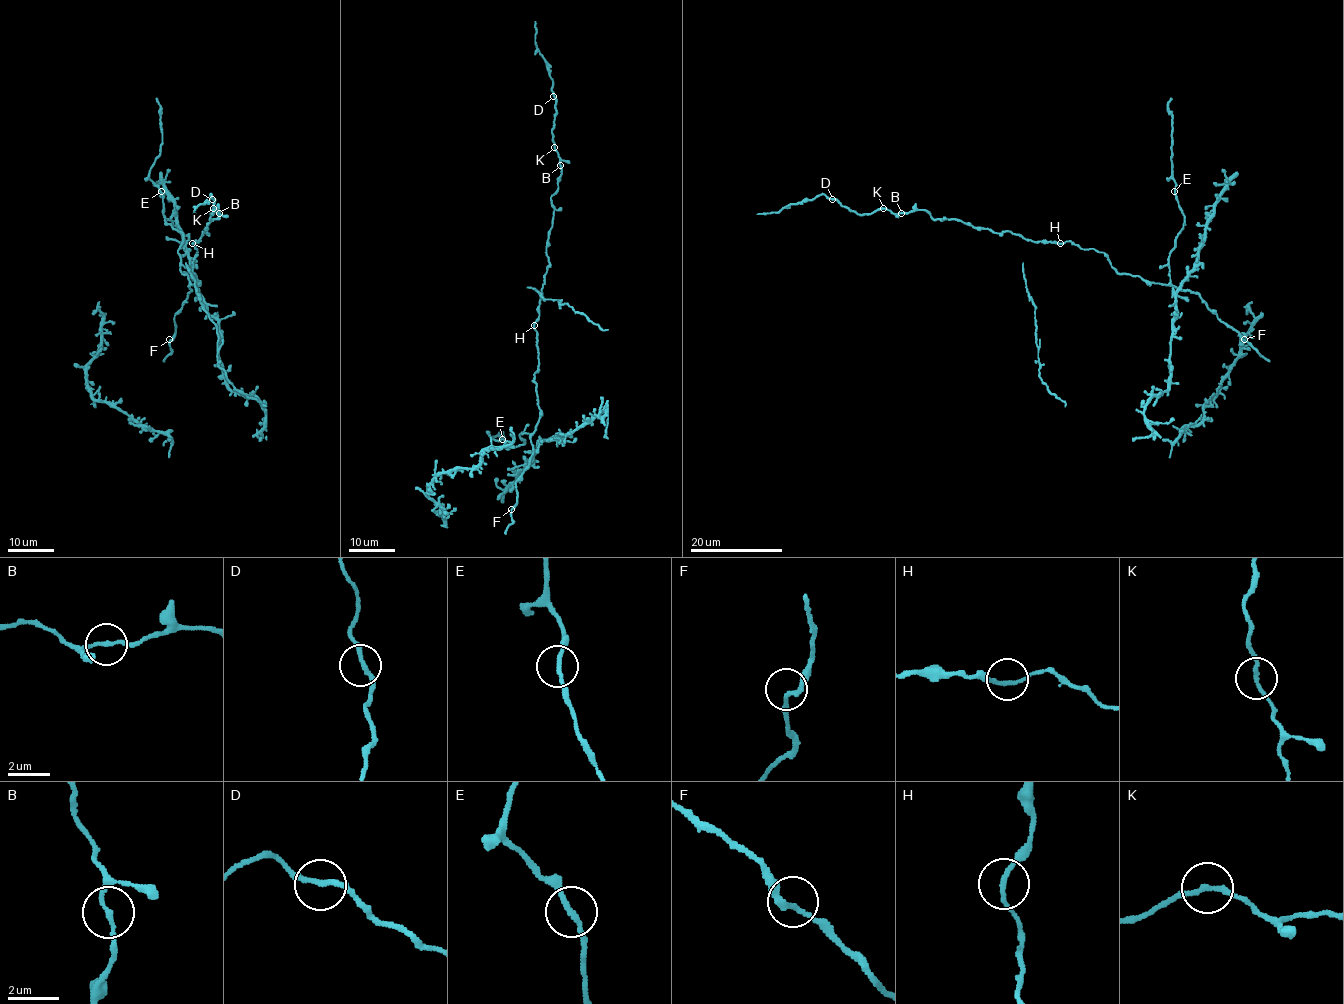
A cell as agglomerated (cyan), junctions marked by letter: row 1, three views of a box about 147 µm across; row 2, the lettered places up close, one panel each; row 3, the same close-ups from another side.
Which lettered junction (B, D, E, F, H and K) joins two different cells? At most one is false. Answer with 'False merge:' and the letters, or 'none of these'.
False merge: none of these

